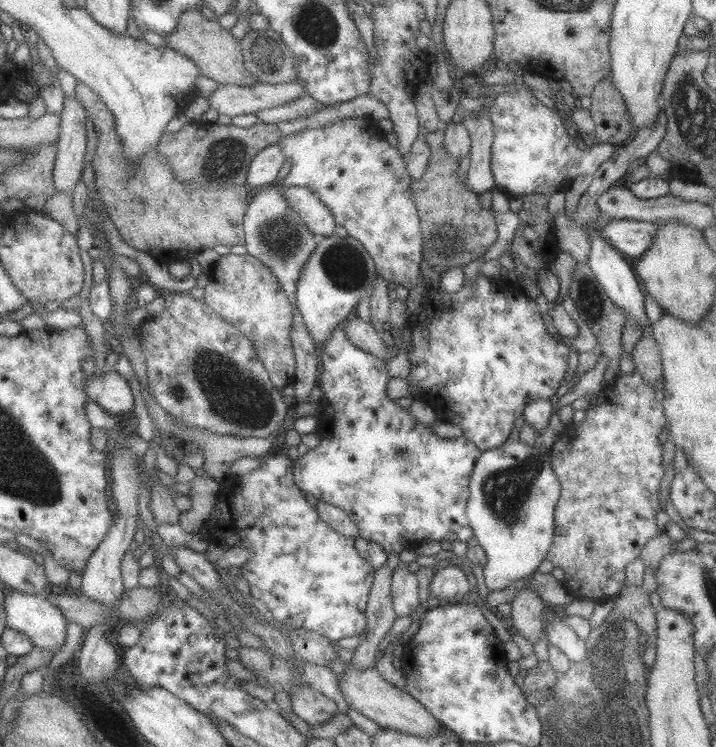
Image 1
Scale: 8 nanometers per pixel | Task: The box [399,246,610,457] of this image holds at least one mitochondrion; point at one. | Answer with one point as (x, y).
(589, 299)

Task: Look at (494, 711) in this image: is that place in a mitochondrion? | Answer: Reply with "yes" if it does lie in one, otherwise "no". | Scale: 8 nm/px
no

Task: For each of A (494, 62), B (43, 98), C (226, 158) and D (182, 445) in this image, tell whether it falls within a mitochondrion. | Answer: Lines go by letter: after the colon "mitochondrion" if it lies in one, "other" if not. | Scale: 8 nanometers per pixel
A: other
B: other
C: mitochondrion
D: other

